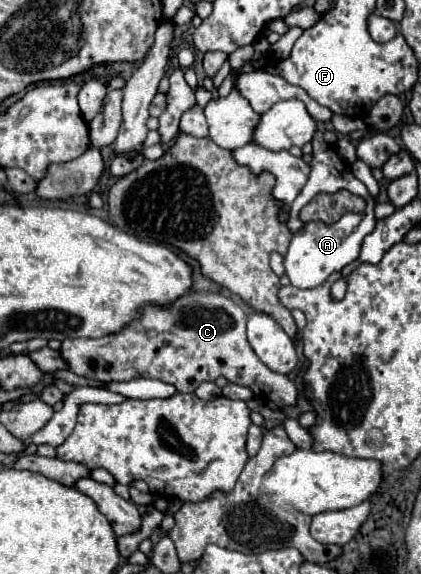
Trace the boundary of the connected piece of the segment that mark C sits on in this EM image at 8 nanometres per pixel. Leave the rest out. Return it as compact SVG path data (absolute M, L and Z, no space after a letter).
M186 293L170 307L146 305L142 309L142 317L134 319L120 333L106 335L100 339L66 339L60 347L60 357L66 361L68 371L94 379L94 381L130 381L134 379L134 371L140 377L158 379L176 387L178 393L194 393L194 389L202 381L216 381L216 377L224 375L230 383L238 383L250 387L254 391L254 399L260 405L270 409L282 409L284 405L296 403L296 387L294 383L280 373L270 371L254 353L246 339L246 313L228 297L218 293Z

